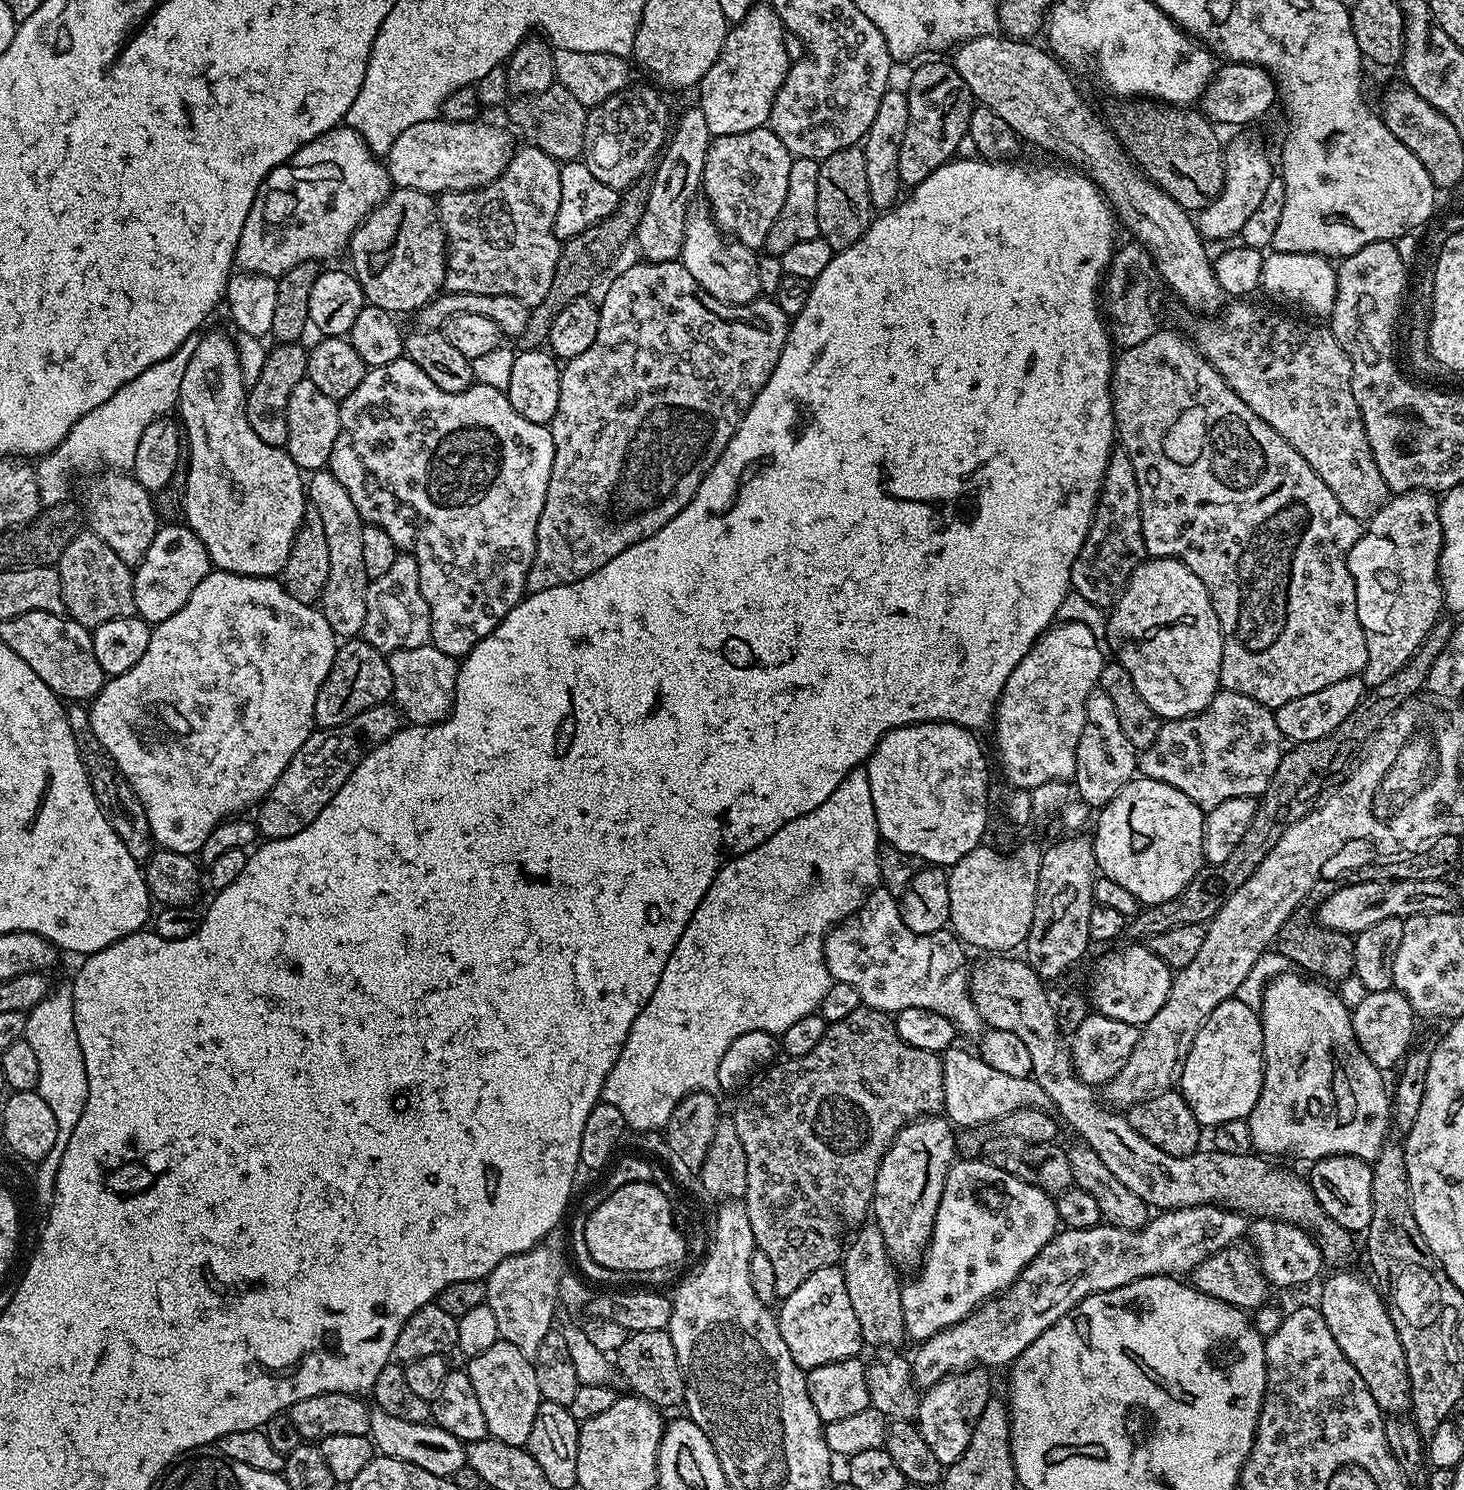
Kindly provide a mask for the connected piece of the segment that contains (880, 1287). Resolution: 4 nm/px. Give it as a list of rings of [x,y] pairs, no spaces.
[[[872,1222],[865,1223],[863,1227],[861,1227],[857,1232],[860,1233],[858,1233],[857,1236],[849,1242],[849,1244],[847,1241],[846,1247],[843,1249],[842,1267],[844,1270],[844,1277],[846,1278],[846,1294],[850,1294],[850,1302],[852,1303],[852,1305],[854,1305],[854,1314],[858,1314],[858,1326],[860,1327],[861,1337],[863,1337],[863,1339],[867,1341],[867,1343],[869,1340],[869,1342],[872,1344],[888,1344],[884,1346],[894,1346],[890,1344],[900,1344],[902,1342],[905,1343],[906,1333],[904,1331],[904,1315],[902,1314],[902,1302],[900,1301],[900,1289],[902,1287],[902,1284],[901,1281],[896,1281],[897,1269],[894,1267],[892,1260],[888,1257],[888,1248],[884,1245],[882,1234],[879,1230],[877,1230],[875,1223]]]

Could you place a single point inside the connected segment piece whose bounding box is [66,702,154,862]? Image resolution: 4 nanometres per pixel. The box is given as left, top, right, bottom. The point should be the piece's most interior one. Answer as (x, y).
(122, 808)

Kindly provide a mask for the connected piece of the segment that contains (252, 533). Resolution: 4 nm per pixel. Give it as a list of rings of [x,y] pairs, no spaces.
[[[205,331],[199,337],[197,352],[190,359],[186,367],[186,374],[183,375],[181,394],[178,403],[179,423],[182,425],[183,435],[186,437],[186,463],[188,466],[188,481],[184,491],[184,514],[183,519],[189,528],[193,528],[197,538],[206,546],[208,559],[217,569],[233,572],[238,575],[279,577],[286,566],[286,560],[290,558],[290,546],[294,546],[294,538],[298,534],[300,525],[304,523],[304,509],[306,507],[306,480],[302,475],[302,469],[290,458],[290,454],[284,448],[266,446],[254,430],[250,430],[250,422],[246,422],[246,406],[244,397],[246,387],[242,376],[242,367],[239,365],[236,346],[231,335],[224,332]]]

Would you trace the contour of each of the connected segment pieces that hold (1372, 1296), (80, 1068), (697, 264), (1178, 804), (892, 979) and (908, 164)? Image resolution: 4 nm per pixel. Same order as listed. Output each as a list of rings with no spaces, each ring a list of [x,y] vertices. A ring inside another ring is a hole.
[[[1356,1272],[1334,1273],[1321,1286],[1318,1301],[1322,1318],[1326,1318],[1326,1326],[1330,1326],[1334,1342],[1338,1342],[1338,1350],[1350,1358],[1350,1366],[1358,1370],[1358,1375],[1362,1377],[1362,1382],[1366,1382],[1370,1394],[1374,1394],[1374,1402],[1378,1402],[1381,1412],[1404,1414],[1412,1407],[1410,1374],[1393,1313],[1386,1300],[1385,1304],[1383,1298],[1376,1293],[1375,1286]]]
[[[53,987],[38,1006],[29,1010],[24,1022],[22,1039],[30,1042],[34,1054],[38,1054],[38,1086],[36,1091],[39,1092],[42,1102],[46,1102],[46,1106],[50,1106],[50,1110],[54,1113],[54,1122],[58,1122],[56,1147],[62,1150],[66,1146],[68,1136],[74,1134],[74,1126],[78,1126],[78,1118],[82,1118],[82,1110],[86,1106],[86,1098],[88,1097],[86,1062],[82,1058],[82,1046],[78,1046],[78,1030],[74,1030],[74,998],[71,987]]]
[[[696,202],[688,209],[684,245],[678,257],[680,263],[694,274],[694,282],[724,304],[748,304],[761,295],[758,282],[757,253],[735,238],[721,232],[712,219],[707,203]]]
[[[1134,778],[1118,790],[1110,803],[1099,809],[1096,833],[1090,836],[1099,875],[1130,890],[1130,894],[1134,894],[1134,898],[1144,906],[1178,898],[1205,863],[1202,846],[1205,815],[1193,800],[1182,794],[1182,790],[1174,790],[1174,786],[1166,786],[1166,782]]]
[[[880,886],[869,891],[855,914],[833,927],[824,938],[824,964],[828,967],[833,981],[846,982],[846,986],[854,986],[854,990],[858,990],[863,1007],[876,1008],[889,1014],[911,1008],[930,1010],[934,1014],[942,1014],[942,1018],[950,1018],[959,1031],[961,1028],[964,1032],[979,1033],[982,1021],[972,1001],[970,976],[967,971],[963,972],[960,969],[960,940],[948,930],[914,934],[914,930],[906,926],[900,909],[897,897],[887,888]]]
[[[928,59],[932,60],[913,70],[912,77],[908,80],[908,88],[906,87],[906,138],[902,138],[898,170],[901,185],[908,190],[926,182],[926,178],[930,178],[934,170],[938,170],[957,155],[959,143],[968,135],[970,114],[974,107],[972,91],[970,86],[966,86],[966,82],[962,82],[962,74],[958,74],[947,59]]]

